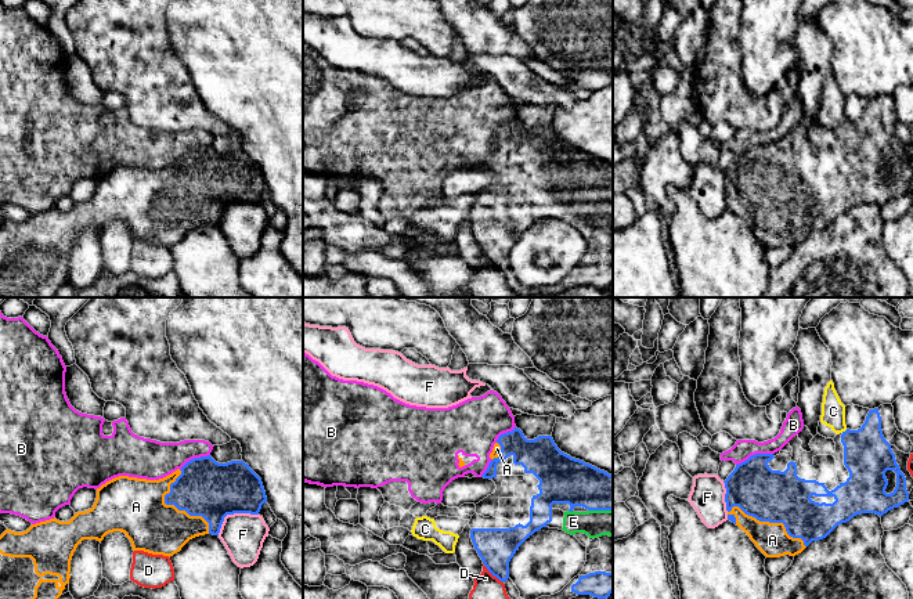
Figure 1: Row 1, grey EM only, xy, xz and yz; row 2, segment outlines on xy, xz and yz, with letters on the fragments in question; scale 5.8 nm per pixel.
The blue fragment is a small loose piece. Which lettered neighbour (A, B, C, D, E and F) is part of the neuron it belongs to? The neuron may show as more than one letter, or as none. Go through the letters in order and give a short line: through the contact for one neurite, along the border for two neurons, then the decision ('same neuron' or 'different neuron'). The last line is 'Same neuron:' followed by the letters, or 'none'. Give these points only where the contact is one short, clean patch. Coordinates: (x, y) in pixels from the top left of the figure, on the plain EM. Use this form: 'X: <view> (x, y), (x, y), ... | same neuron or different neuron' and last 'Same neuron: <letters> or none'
A: same neuron
B: yz (772, 143), (751, 144), (736, 155) | different neuron
C: yz (847, 119), (841, 122) | different neuron
D: different neuron
E: same neuron
F: different neuron
Same neuron: A, E

